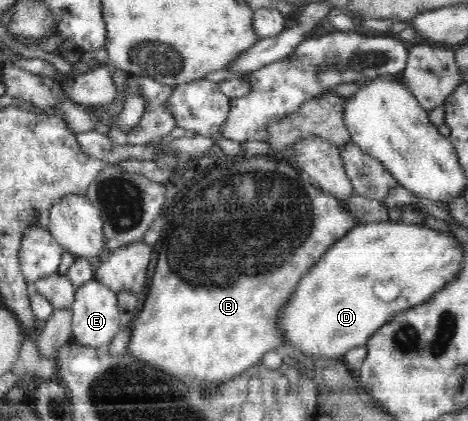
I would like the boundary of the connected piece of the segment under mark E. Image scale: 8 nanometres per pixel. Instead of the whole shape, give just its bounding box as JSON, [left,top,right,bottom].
[70,279,121,347]

